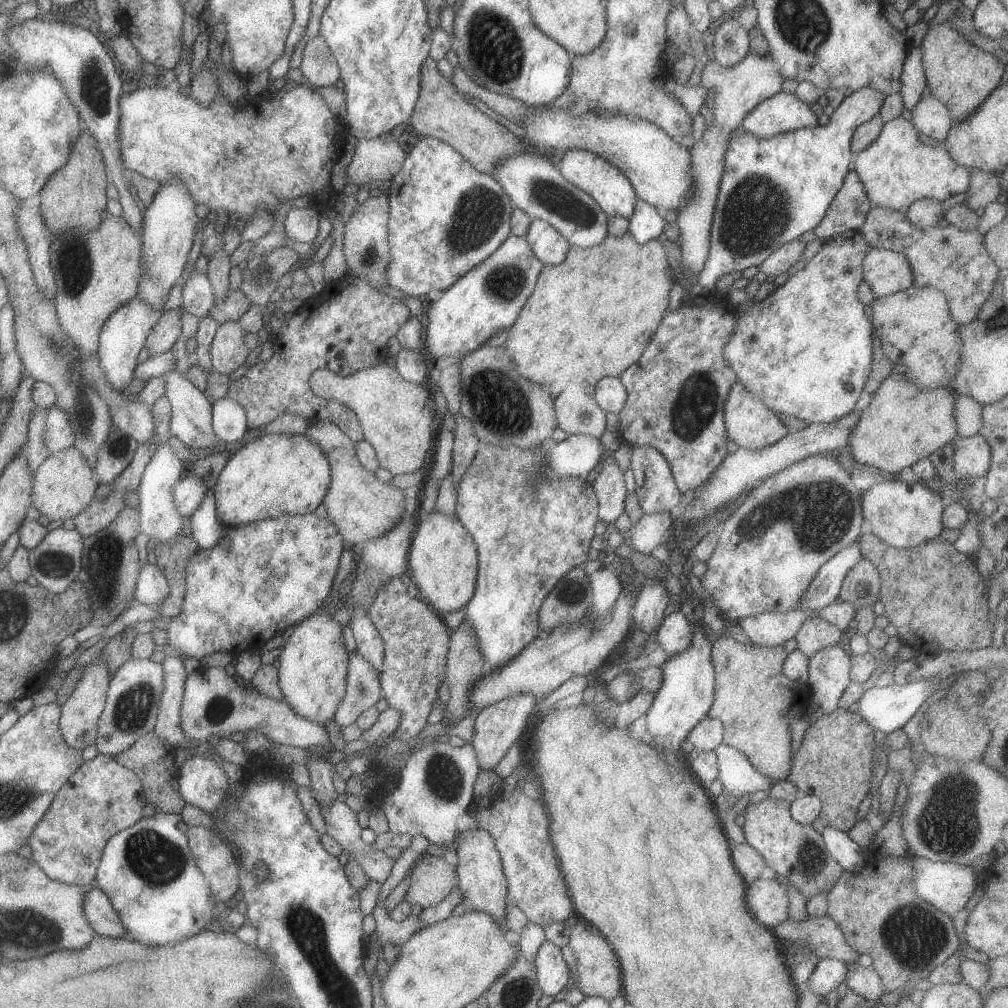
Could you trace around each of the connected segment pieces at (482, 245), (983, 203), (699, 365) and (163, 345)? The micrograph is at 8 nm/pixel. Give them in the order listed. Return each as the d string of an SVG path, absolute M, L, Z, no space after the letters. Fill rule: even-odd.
M419 137L417 144L412 148L412 151L406 155L406 160L400 168L400 172L396 173L391 180L390 195L389 195L389 220L388 220L388 244L390 244L390 260L388 260L388 284L392 288L402 291L402 293L413 296L415 298L425 298L425 295L432 289L445 291L461 276L464 276L469 270L478 266L480 262L486 260L496 249L511 235L511 218L515 209L512 200L499 182L490 174L478 172L468 160L466 160L460 152L456 152L455 148L428 137Z
M980 168L969 169L970 188L965 203L977 216L984 216L985 209L997 201L1000 194L1005 194L1000 186L1003 172L984 172Z
M716 290L707 297L697 293L691 301L664 315L640 360L619 376L628 395L624 408L619 412L620 438L632 447L648 446L662 452L670 464L680 492L684 494L702 486L728 454L726 442L729 438L723 407L730 388L737 381L736 374L724 360L724 344L736 326L733 307L722 301Z
M182 306L174 310L163 311L158 324L150 331L146 348L150 351L150 357L172 349L178 336L182 332Z

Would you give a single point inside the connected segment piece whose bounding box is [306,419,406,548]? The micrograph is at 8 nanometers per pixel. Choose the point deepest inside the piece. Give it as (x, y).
(361, 506)

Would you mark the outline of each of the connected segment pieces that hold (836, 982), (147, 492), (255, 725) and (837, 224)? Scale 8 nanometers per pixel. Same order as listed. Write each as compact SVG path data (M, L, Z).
M821 959L817 961L816 968L812 972L812 976L803 988L808 988L812 994L820 999L838 988L846 978L848 968L846 963L838 959Z
M169 442L156 444L156 450L145 468L139 489L139 509L141 533L155 539L157 544L170 544L174 538L183 535L182 514L176 508L174 502L174 486L187 475L187 463L182 460L181 452L172 447Z
M200 666L187 675L180 726L190 740L199 743L207 742L211 736L222 739L234 732L246 734L250 730L258 730L266 734L274 744L308 749L318 746L326 746L330 750L333 748L324 726L302 718L285 701L264 696L251 685L241 688L234 677L229 676L222 667Z
M853 168L844 179L844 184L813 232L817 238L827 241L832 236L842 235L848 231L860 231L872 204L868 200L864 184Z

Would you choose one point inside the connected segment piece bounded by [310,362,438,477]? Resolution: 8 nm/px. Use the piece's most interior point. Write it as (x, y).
(396, 415)

